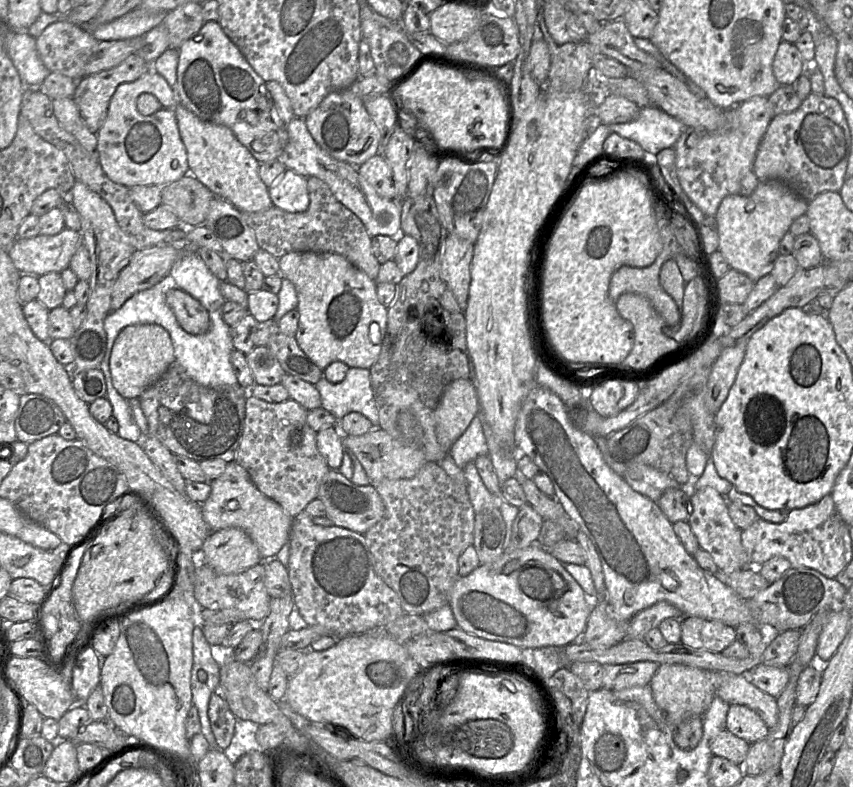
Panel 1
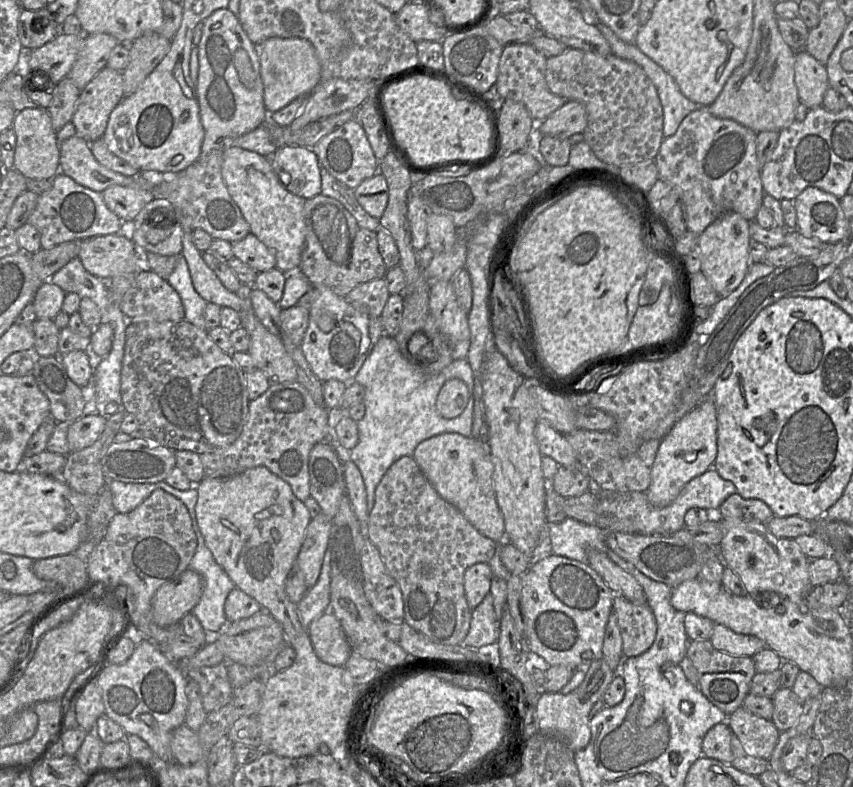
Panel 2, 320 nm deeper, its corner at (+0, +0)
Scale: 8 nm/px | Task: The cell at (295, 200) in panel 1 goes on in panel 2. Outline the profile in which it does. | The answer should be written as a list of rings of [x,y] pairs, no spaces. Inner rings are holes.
[[[284,146],[268,158],[278,181],[289,192],[306,200],[321,194],[321,166],[313,148]]]

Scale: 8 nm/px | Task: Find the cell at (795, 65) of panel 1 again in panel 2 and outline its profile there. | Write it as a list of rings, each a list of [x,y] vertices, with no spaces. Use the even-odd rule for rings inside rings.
[[[805,50],[795,52],[794,82],[797,87],[799,101],[808,108],[822,106],[824,93],[829,87],[826,67]]]

